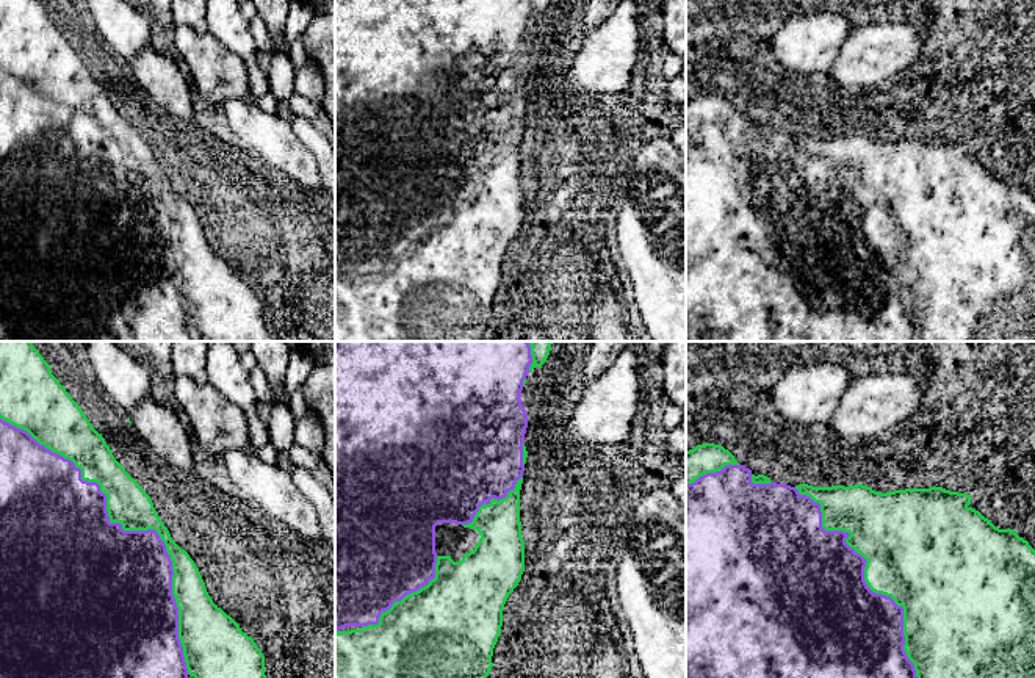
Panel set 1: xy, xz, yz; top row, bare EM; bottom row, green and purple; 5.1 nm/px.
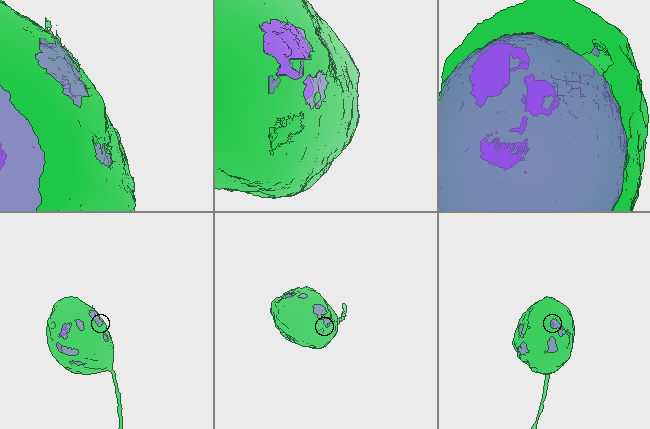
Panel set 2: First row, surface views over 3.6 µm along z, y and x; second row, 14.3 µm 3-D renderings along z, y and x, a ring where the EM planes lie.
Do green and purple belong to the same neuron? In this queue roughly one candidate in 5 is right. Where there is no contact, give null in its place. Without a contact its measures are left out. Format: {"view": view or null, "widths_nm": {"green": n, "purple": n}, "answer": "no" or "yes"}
{"view": "xy", "widths_nm": {"green": 220, "purple": 480}, "answer": "yes"}

